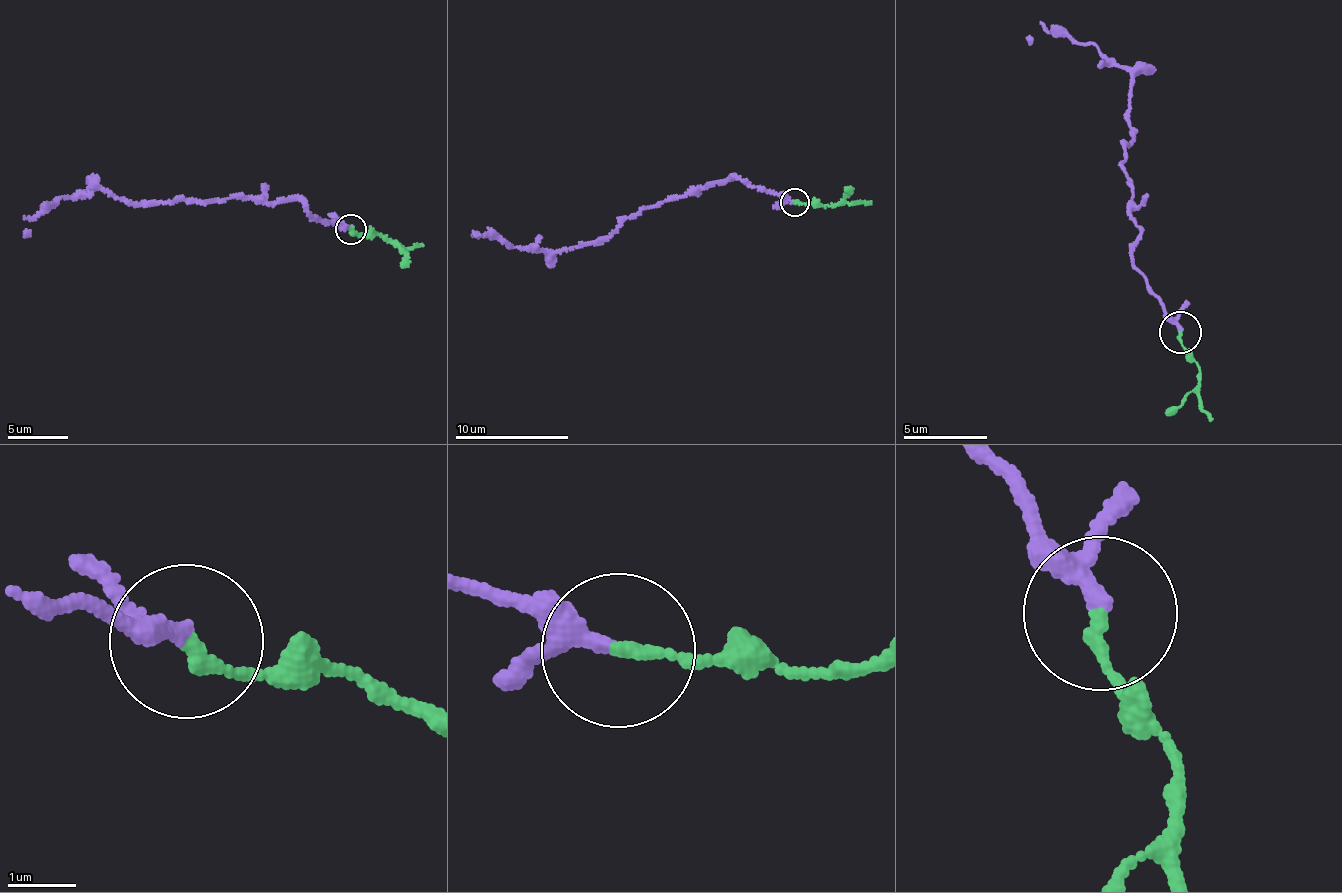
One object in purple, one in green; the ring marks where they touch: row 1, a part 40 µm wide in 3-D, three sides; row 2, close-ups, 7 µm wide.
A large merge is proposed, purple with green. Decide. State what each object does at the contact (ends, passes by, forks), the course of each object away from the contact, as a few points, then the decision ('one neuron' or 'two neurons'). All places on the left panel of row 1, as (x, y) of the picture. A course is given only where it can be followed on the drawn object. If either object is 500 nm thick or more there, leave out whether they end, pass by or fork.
purple passes by; green ends there; purple runs (350, 230), (310, 215), (299, 199), (129, 205), (101, 189), (59, 197), (25, 235); green runs (350, 230), (386, 235), (405, 248), (422, 244); one neuron

